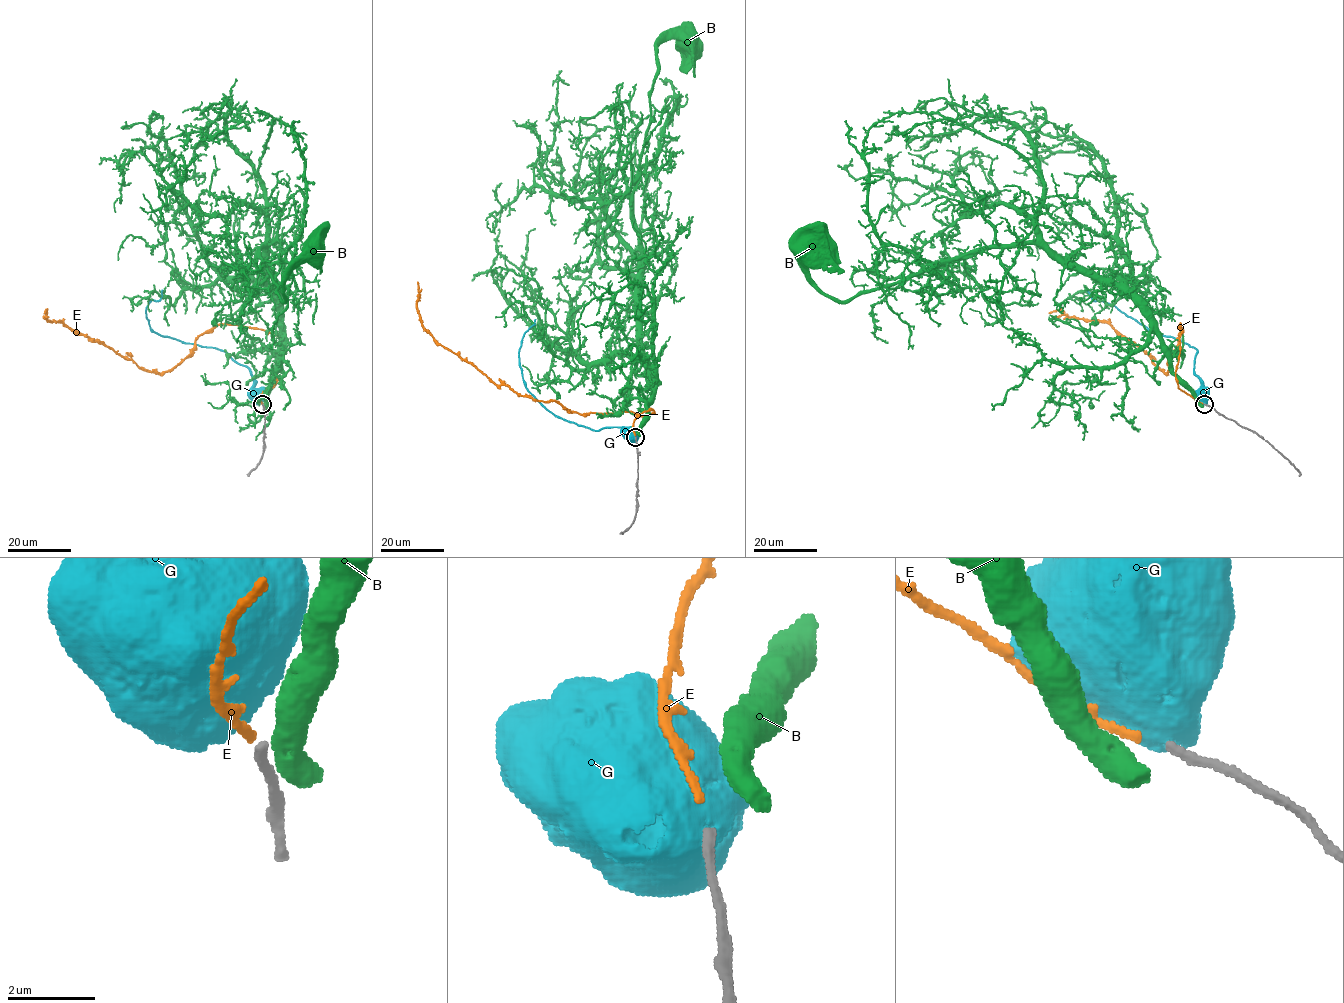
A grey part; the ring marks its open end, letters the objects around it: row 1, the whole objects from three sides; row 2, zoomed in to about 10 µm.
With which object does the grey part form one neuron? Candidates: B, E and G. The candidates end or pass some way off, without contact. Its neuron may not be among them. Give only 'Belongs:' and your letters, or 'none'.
Belongs: E

